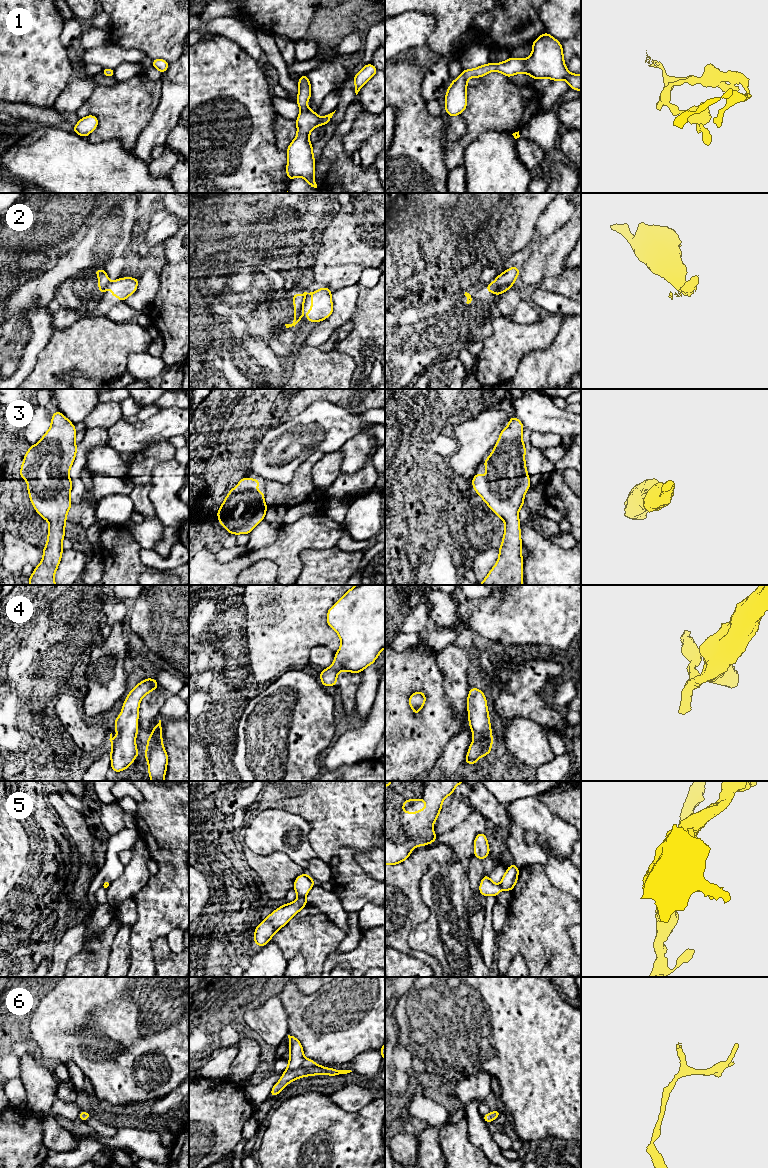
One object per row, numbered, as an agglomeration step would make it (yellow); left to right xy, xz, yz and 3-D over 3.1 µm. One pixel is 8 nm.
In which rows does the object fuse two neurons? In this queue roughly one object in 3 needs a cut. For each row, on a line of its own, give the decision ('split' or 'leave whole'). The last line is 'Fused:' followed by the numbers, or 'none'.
1: leave whole
2: split
3: leave whole
4: leave whole
5: split
6: leave whole
Fused: 2, 5

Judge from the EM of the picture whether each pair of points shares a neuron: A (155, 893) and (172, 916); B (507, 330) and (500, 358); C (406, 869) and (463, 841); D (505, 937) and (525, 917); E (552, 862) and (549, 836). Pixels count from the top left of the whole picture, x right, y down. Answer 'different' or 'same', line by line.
A: same
B: same
C: different
D: same
E: different

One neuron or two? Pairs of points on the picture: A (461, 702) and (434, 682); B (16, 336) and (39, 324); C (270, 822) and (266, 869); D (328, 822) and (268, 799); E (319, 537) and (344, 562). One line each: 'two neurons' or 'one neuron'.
A: two neurons
B: one neuron
C: two neurons
D: one neuron
E: two neurons

